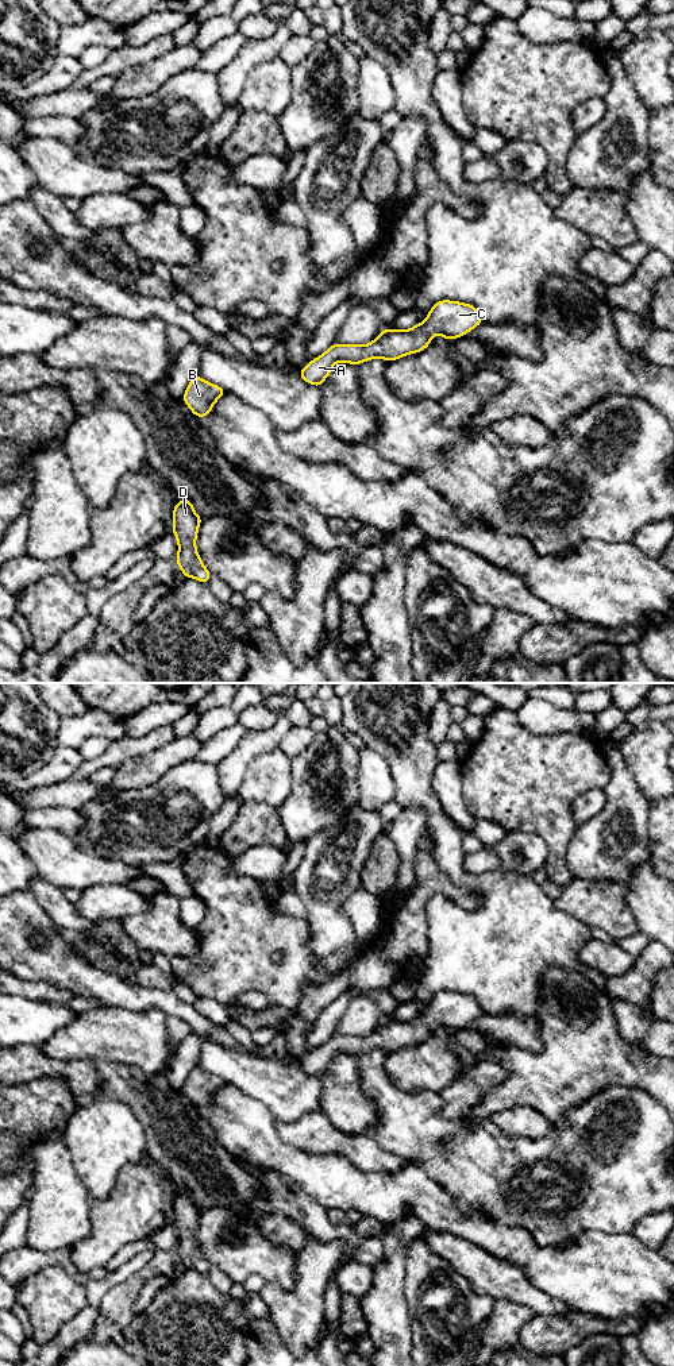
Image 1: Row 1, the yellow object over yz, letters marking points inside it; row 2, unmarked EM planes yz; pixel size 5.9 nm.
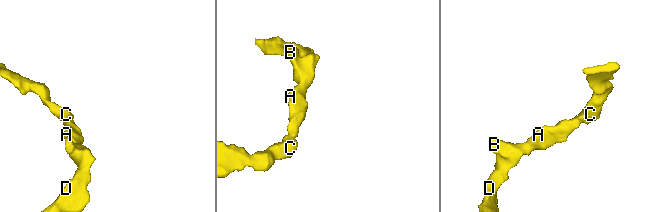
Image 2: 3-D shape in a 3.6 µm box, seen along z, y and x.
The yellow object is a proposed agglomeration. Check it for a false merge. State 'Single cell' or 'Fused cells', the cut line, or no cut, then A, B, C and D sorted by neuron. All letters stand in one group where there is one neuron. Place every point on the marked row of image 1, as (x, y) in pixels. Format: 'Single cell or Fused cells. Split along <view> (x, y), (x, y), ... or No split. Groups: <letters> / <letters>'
Single cell. No split. Groups: A B C D

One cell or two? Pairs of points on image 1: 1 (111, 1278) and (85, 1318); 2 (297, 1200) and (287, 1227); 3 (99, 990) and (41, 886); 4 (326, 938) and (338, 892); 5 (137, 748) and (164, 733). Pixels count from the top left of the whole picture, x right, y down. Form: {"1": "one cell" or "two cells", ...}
{"1": "one cell", "2": "two cells", "3": "two cells", "4": "one cell", "5": "one cell"}

